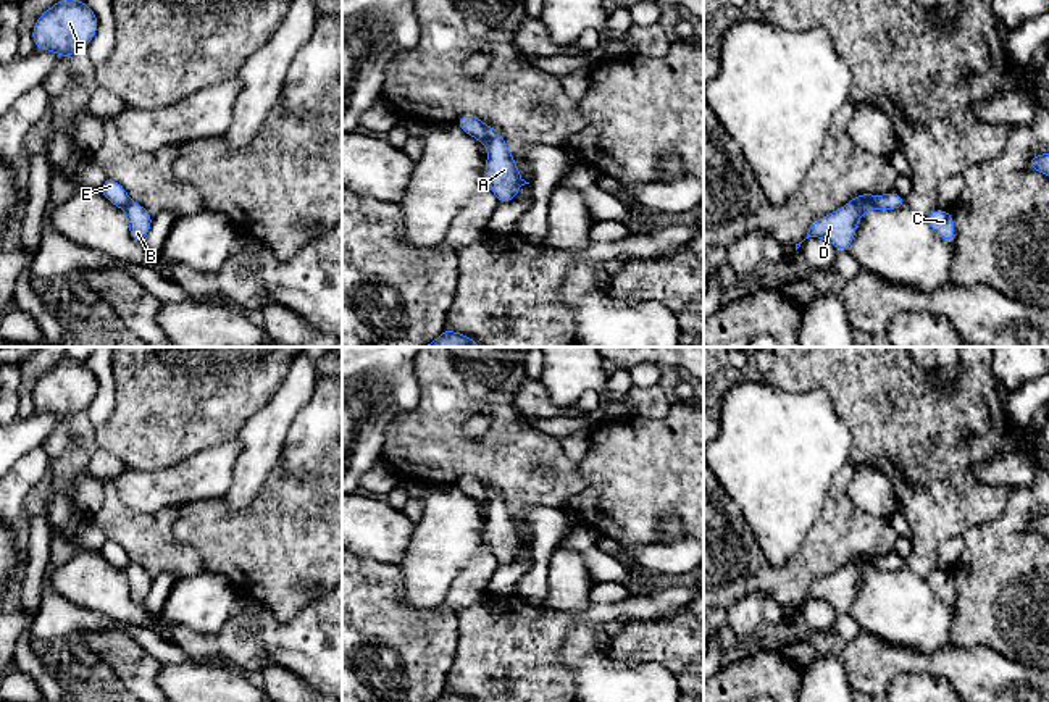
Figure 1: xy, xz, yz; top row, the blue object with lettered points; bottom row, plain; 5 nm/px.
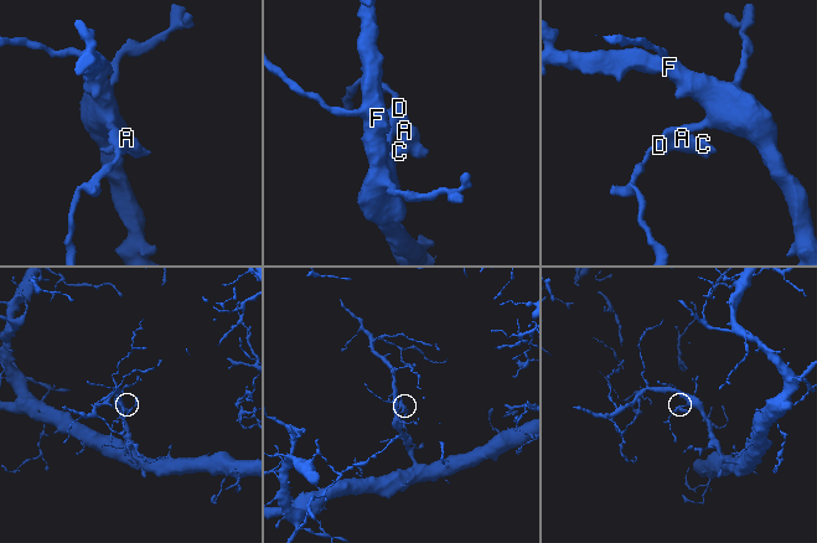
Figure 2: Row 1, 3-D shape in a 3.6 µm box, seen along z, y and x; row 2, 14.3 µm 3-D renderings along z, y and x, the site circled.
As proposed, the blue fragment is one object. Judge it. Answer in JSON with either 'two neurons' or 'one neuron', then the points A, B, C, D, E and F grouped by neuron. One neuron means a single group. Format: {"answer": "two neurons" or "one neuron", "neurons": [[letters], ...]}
{"answer": "two neurons", "neurons": [["A", "B", "C", "D"], ["E", "F"]]}

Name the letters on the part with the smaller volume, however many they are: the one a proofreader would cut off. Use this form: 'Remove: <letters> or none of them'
Remove: A, B, C, D

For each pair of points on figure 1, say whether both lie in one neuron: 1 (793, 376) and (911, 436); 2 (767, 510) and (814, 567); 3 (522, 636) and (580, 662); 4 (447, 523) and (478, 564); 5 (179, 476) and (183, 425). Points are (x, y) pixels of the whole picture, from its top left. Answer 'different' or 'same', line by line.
1: same
2: different
3: different
4: different
5: different

